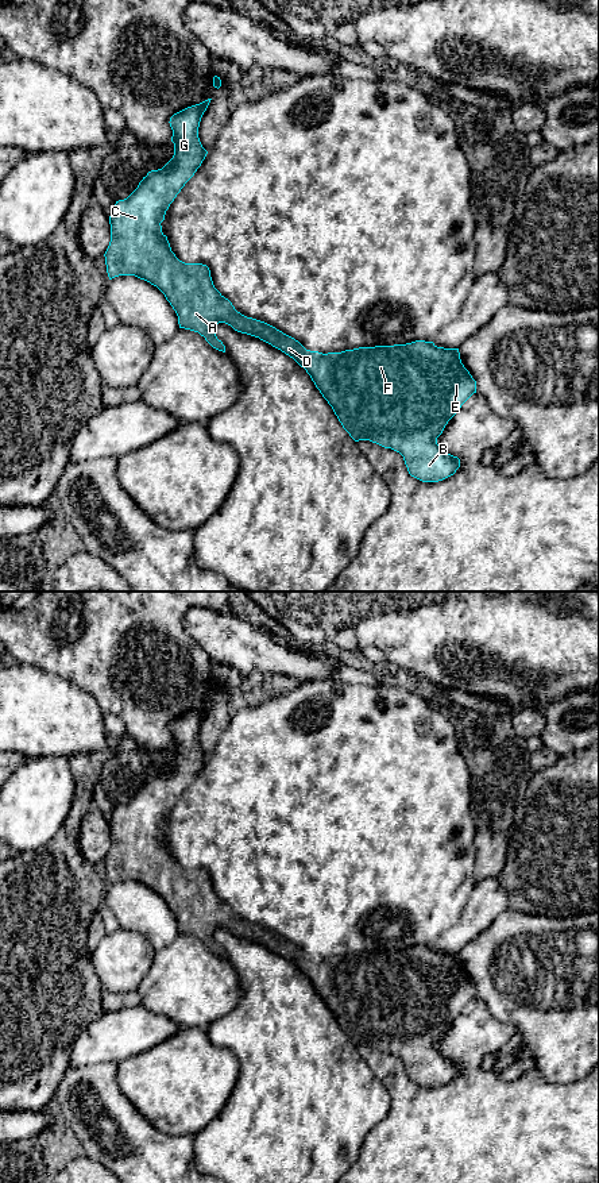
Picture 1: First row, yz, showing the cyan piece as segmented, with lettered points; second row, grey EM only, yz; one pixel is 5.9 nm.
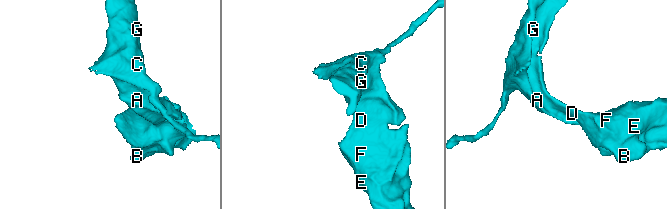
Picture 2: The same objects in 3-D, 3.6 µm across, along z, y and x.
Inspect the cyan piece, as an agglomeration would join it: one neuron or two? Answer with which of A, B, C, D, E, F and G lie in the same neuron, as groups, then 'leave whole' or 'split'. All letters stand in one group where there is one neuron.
A B C D E F G | leave whole

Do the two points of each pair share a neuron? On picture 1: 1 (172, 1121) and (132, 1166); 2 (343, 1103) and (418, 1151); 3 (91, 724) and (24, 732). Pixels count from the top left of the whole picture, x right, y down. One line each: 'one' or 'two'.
1: two
2: two
3: one

